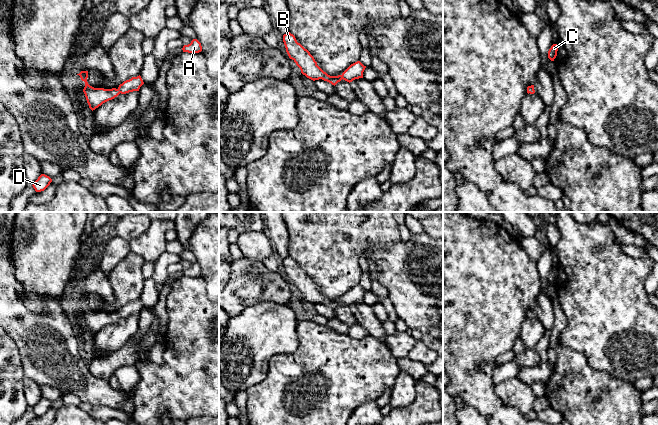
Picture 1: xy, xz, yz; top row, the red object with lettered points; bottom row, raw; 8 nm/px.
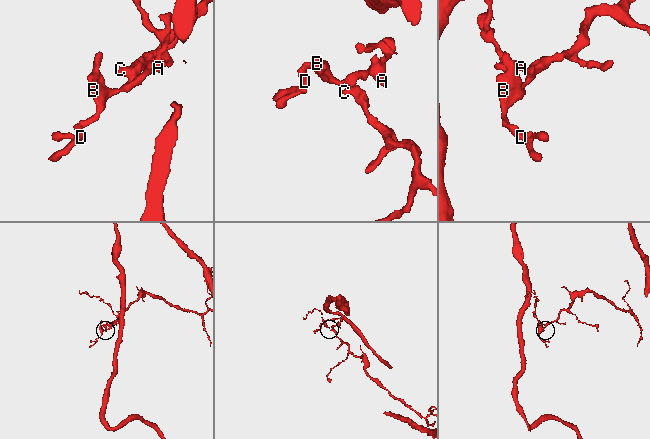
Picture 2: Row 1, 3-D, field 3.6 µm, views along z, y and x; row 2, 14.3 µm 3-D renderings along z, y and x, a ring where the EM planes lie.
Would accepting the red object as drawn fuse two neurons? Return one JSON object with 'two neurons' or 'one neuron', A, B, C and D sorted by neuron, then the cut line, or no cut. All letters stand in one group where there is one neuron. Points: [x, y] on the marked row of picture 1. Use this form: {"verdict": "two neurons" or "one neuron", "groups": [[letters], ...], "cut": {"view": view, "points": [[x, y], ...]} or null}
{"verdict": "one neuron", "groups": [["A", "B", "C", "D"]], "cut": null}

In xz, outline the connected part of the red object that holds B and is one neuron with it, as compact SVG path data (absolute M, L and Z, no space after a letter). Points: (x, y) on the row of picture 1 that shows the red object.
M290 32L284 34L283 42L289 58L296 63L303 75L313 81L322 79L335 86L342 79L350 83L355 79L363 78L366 66L360 61L351 64L341 75L330 76L317 65L314 57L297 42L293 34Z

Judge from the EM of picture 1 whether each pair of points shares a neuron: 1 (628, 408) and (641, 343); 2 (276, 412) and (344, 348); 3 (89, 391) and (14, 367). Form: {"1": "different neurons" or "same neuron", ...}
{"1": "different neurons", "2": "same neuron", "3": "different neurons"}

